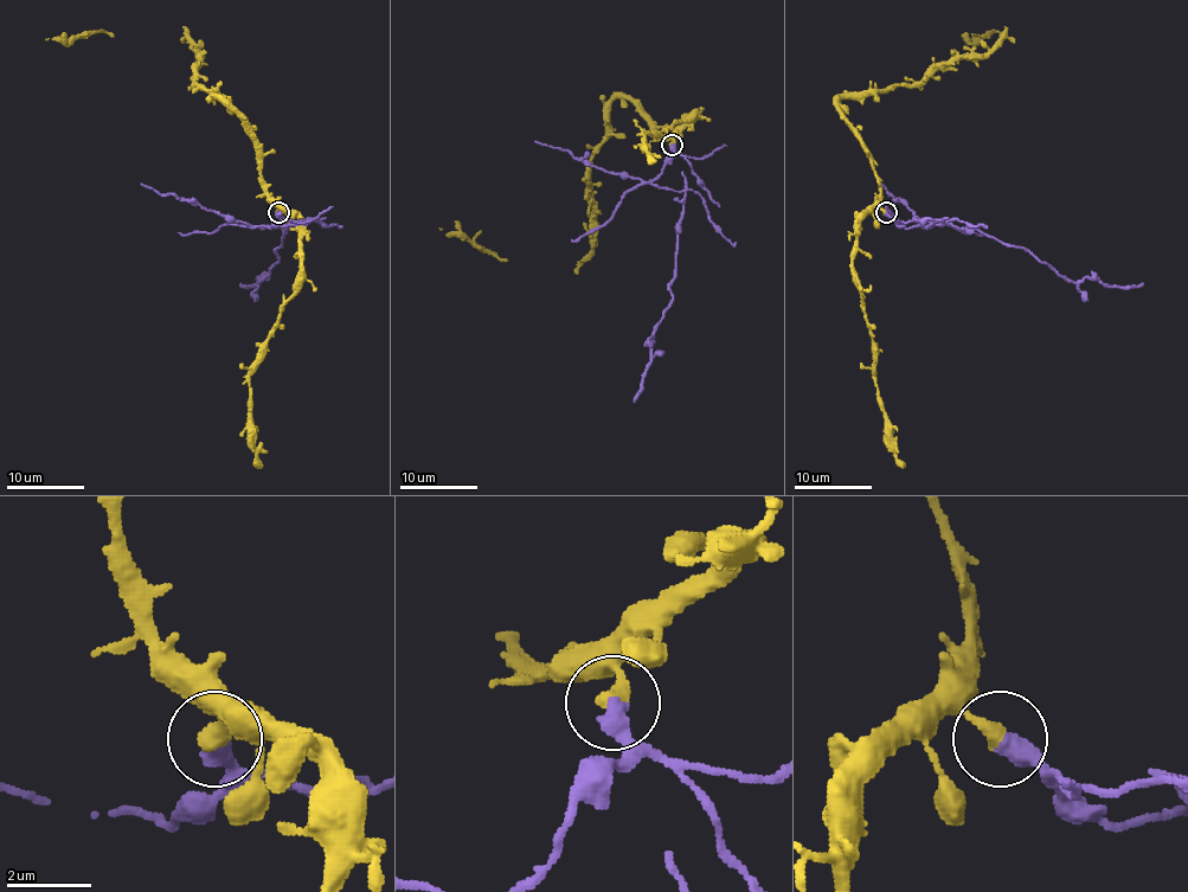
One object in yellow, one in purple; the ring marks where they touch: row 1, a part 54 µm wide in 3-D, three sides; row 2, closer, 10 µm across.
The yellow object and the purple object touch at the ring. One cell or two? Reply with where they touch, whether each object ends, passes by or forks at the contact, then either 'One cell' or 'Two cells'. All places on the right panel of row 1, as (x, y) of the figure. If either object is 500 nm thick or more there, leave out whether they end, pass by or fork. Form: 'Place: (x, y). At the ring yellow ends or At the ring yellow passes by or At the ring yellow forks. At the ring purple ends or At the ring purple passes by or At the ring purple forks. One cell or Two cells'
Place: (886, 212). Two cells

